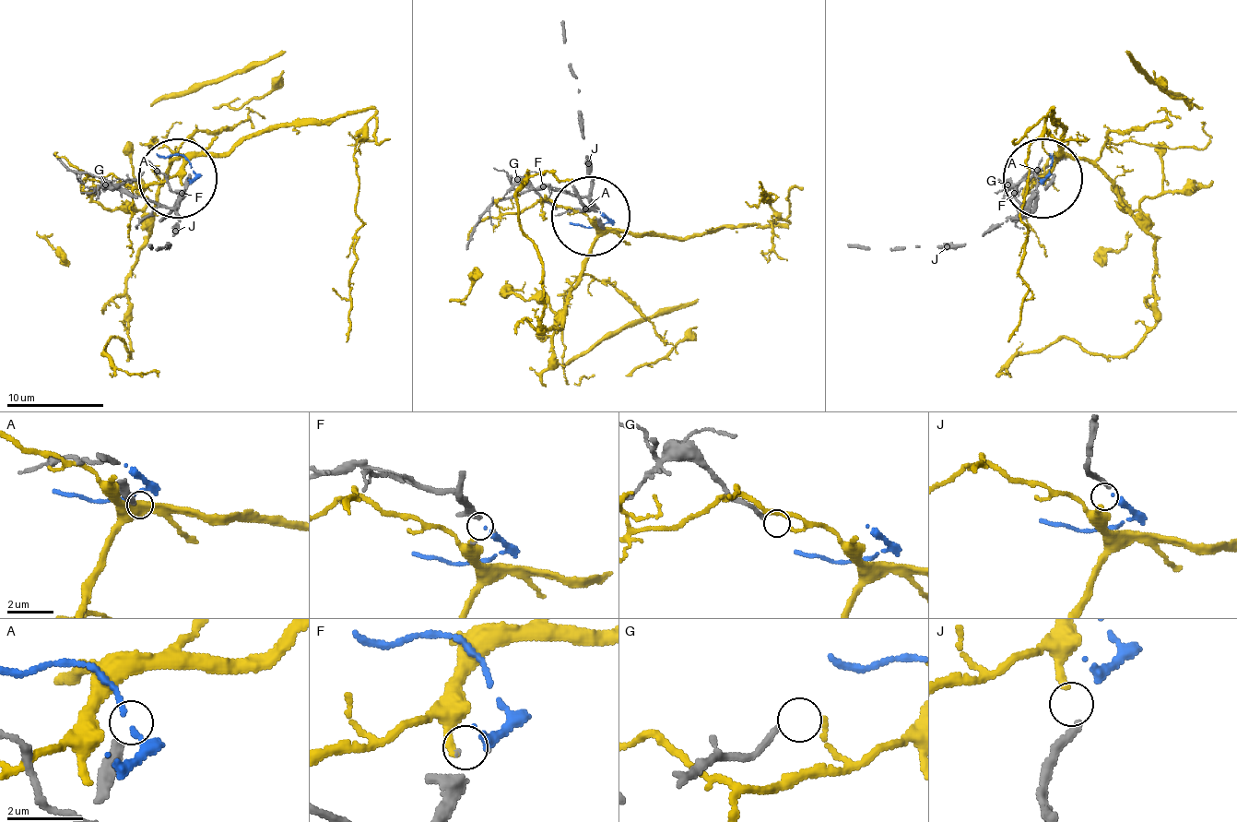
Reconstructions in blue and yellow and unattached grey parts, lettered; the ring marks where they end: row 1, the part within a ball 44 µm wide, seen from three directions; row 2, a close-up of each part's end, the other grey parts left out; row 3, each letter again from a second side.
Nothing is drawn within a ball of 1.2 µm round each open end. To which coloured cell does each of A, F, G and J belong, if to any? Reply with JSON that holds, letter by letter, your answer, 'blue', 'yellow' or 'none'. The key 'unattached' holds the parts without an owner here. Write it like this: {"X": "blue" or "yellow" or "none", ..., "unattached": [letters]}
{"A": "none", "F": "blue", "G": "none", "J": "yellow", "unattached": ["A", "G"]}

